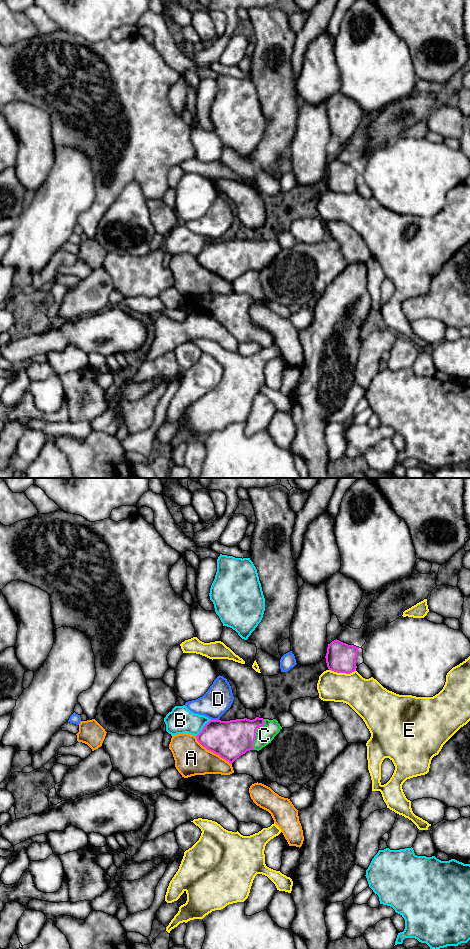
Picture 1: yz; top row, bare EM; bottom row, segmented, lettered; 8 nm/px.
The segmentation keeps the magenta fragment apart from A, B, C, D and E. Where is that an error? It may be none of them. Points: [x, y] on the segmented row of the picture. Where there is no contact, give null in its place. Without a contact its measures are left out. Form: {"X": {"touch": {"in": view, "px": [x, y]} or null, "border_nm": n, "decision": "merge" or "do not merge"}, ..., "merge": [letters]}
{"A": {"touch": {"in": "yz", "px": [212, 751]}, "border_nm": 380, "decision": "do not merge"}, "B": {"touch": {"in": "yz", "px": [203, 728]}, "border_nm": 180, "decision": "do not merge"}, "C": {"touch": {"in": "yz", "px": [255, 733]}, "border_nm": 260, "decision": "merge"}, "D": {"touch": {"in": "yz", "px": [215, 720]}, "border_nm": 60, "decision": "do not merge"}, "E": {"touch": {"in": "yz", "px": [342, 672]}, "border_nm": 220, "decision": "do not merge"}, "merge": ["C"]}

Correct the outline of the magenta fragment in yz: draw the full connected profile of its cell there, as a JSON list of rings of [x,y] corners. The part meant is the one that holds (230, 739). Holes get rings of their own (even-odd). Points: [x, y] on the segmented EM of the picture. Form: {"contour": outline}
{"contour": [[[276,719],[210,720],[196,738],[207,750],[232,764],[247,751],[259,751],[271,743],[281,729]]]}

